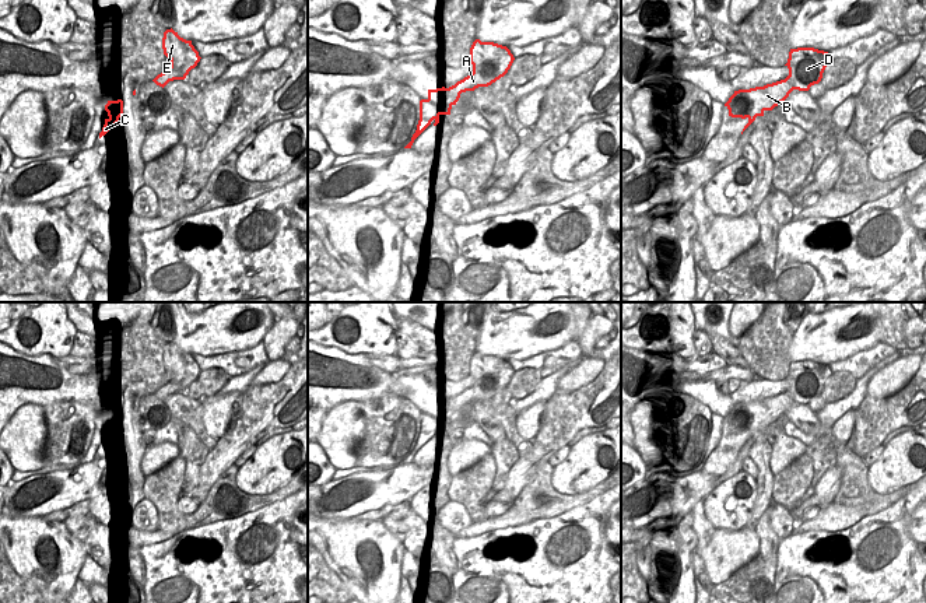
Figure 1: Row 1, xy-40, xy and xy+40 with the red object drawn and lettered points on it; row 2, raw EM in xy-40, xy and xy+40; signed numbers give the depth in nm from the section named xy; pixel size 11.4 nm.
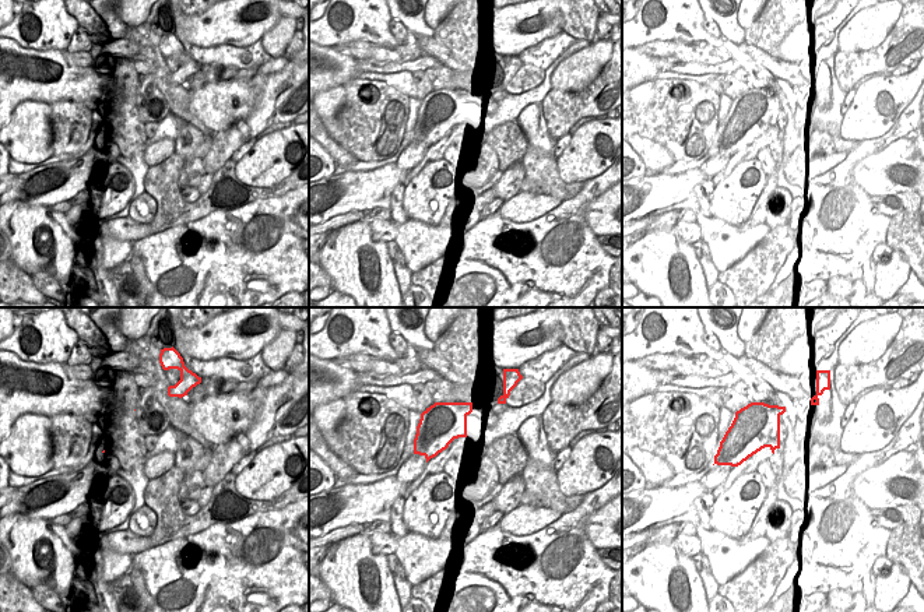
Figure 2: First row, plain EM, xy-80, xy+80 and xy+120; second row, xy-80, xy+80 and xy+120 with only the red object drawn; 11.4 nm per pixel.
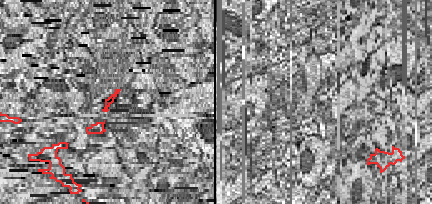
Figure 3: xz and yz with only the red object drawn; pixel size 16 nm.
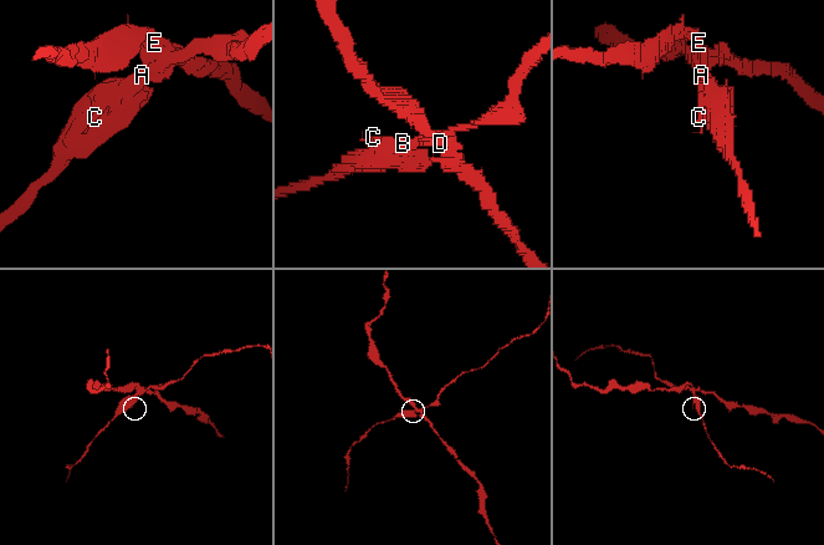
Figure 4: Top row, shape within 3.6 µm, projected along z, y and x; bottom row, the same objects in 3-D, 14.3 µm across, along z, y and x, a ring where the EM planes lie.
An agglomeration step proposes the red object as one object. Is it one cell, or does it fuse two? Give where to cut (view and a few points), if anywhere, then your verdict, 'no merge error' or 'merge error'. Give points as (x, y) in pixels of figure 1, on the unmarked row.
cut xy (511, 375), (502, 377), (498, 372), (491, 372), (473, 379); merge error

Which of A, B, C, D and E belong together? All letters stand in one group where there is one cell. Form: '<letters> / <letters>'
A B C D / E

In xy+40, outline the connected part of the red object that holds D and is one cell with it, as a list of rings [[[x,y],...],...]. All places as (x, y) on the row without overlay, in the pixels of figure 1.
[[[813,372],[802,374],[789,379],[789,389],[785,393],[755,400],[750,403],[739,403],[729,411],[725,420],[729,430],[748,432],[743,445],[755,434],[764,430],[765,424],[772,424],[783,416],[793,403],[809,404],[811,399],[818,397],[822,392],[824,375],[815,376]]]

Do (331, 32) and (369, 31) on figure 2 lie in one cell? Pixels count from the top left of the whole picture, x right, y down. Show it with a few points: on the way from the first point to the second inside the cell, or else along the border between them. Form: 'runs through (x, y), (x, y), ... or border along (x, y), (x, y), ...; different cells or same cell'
runs through (341, 31), (359, 31); same cell

